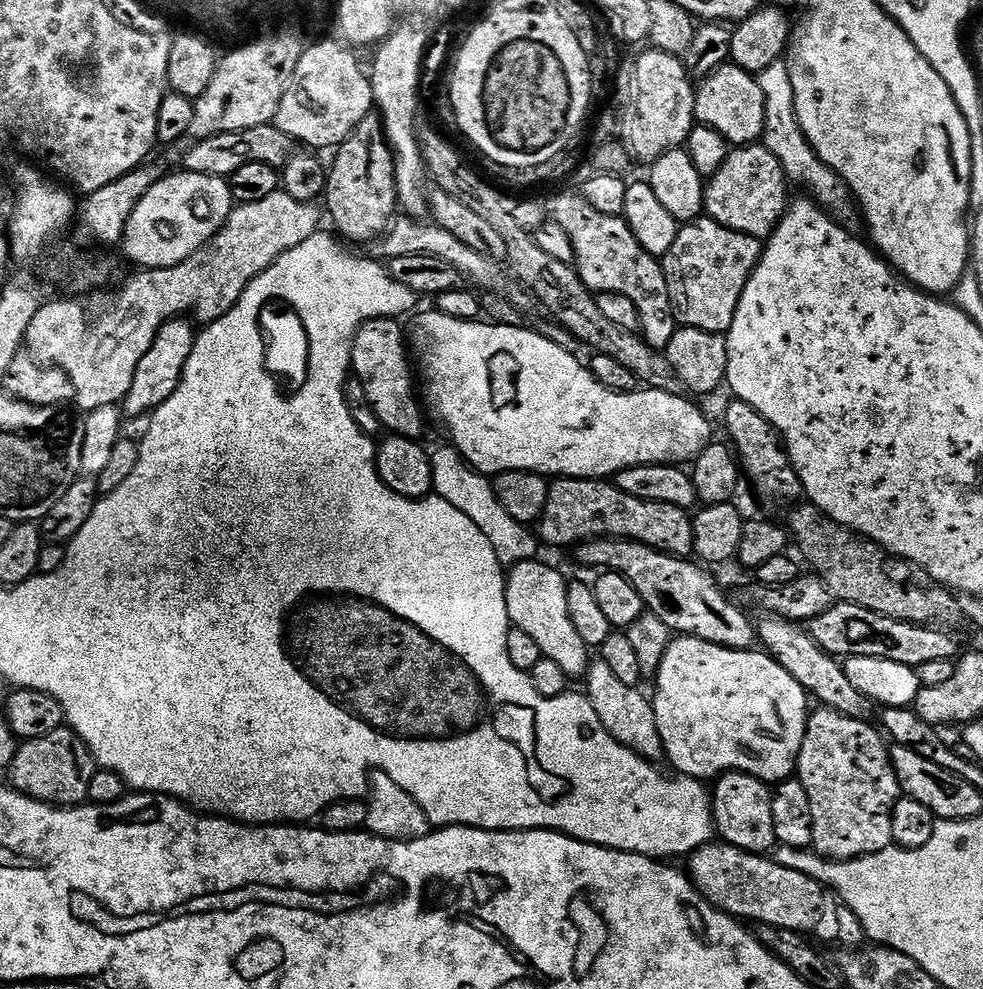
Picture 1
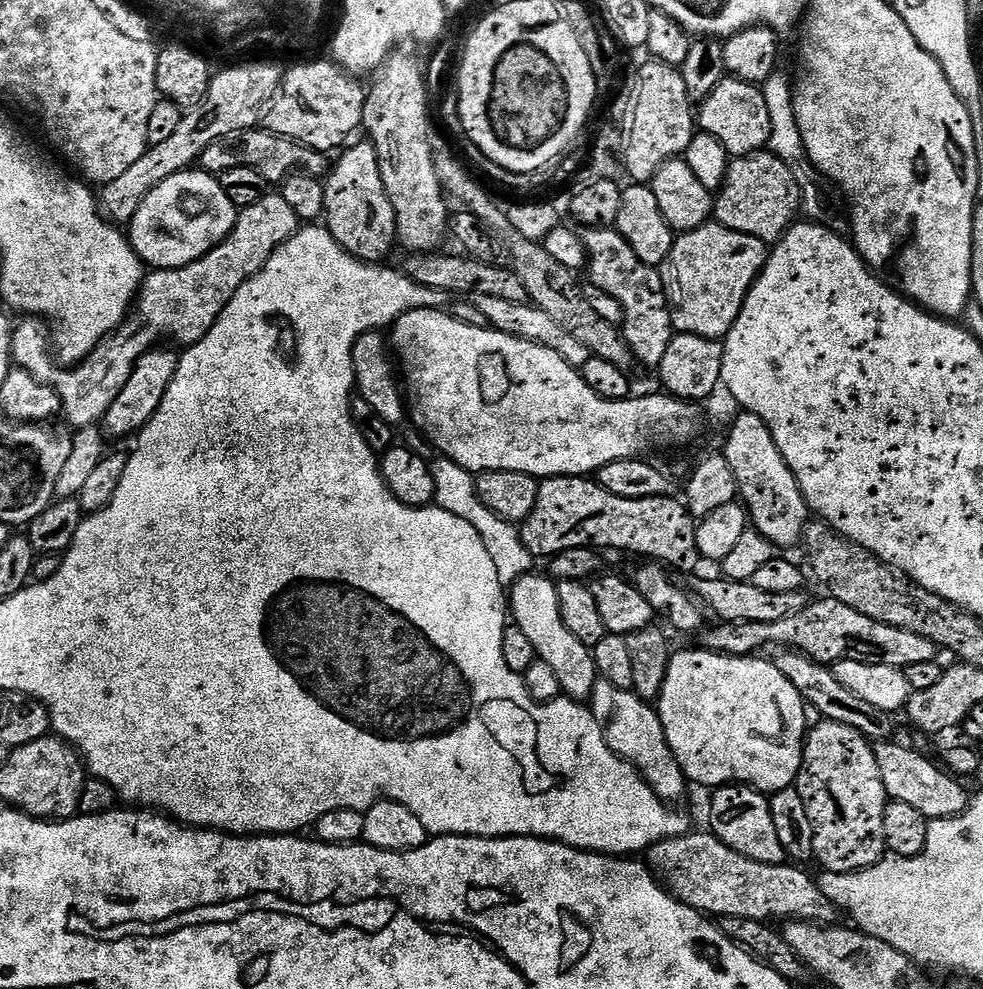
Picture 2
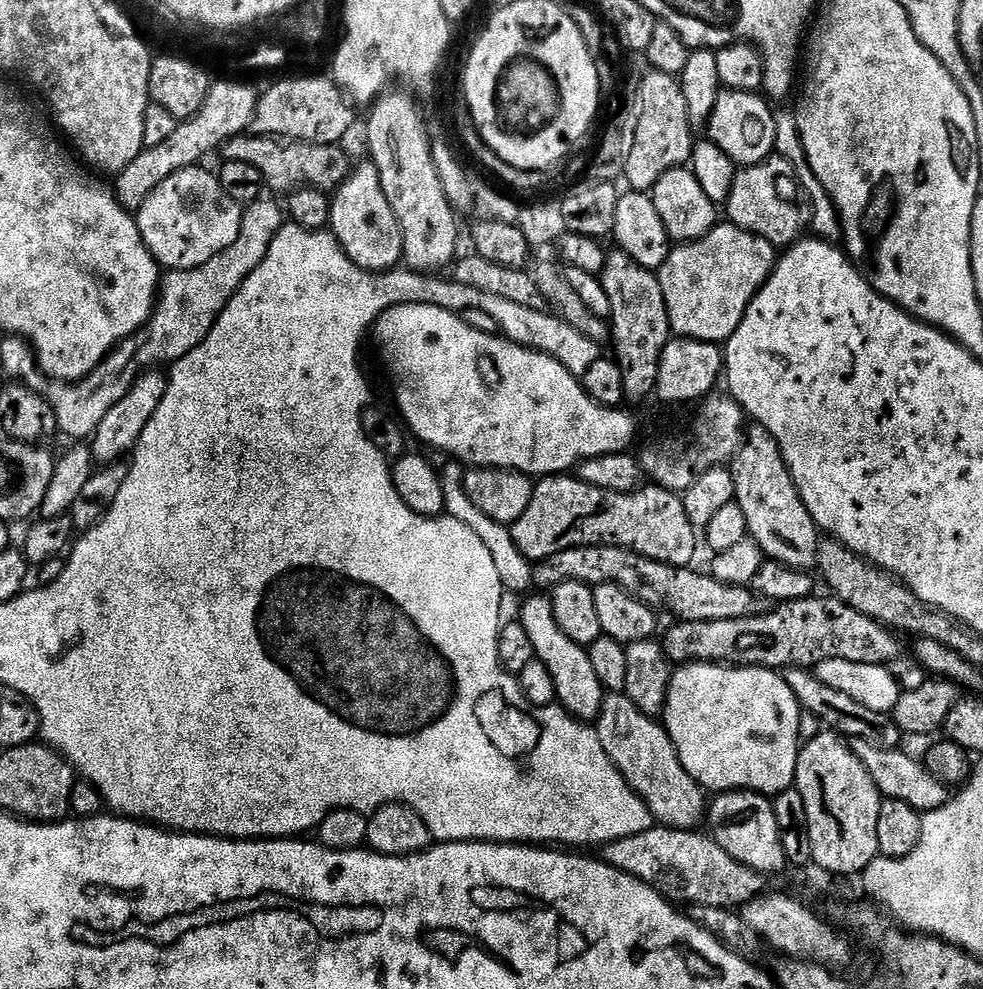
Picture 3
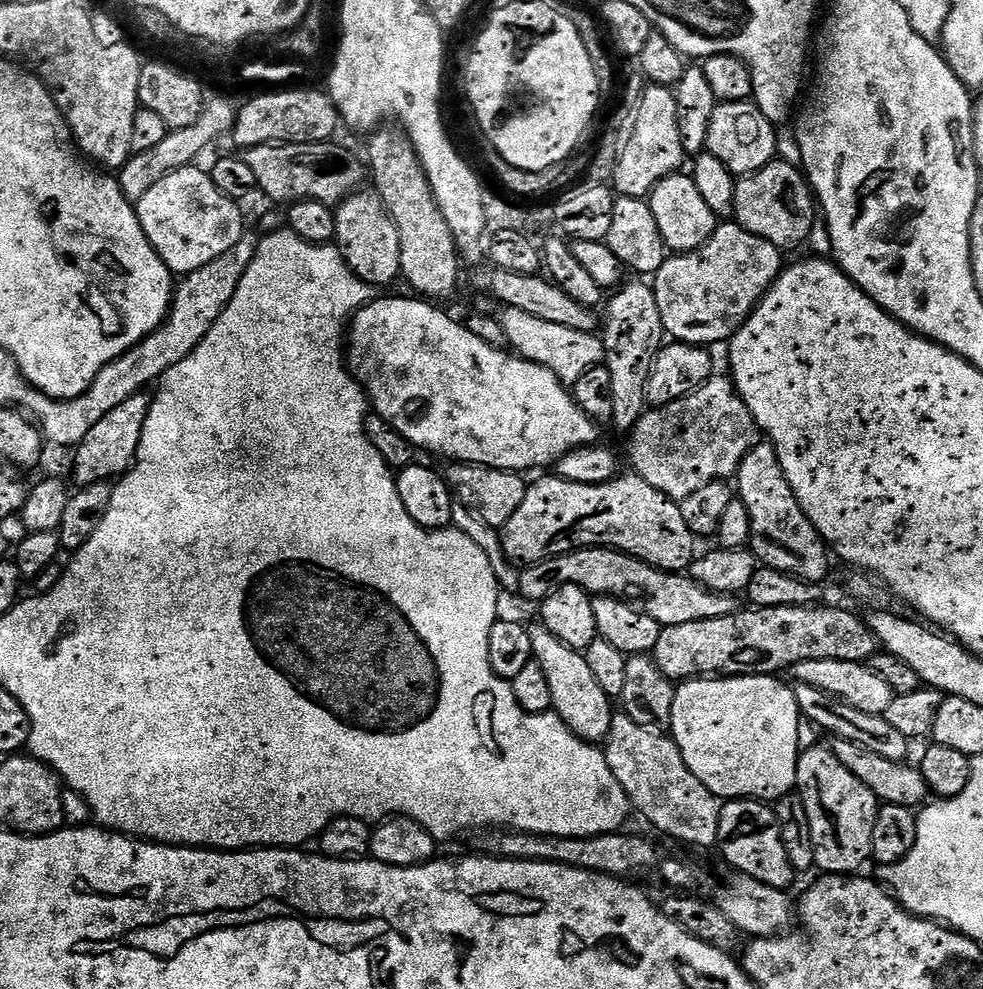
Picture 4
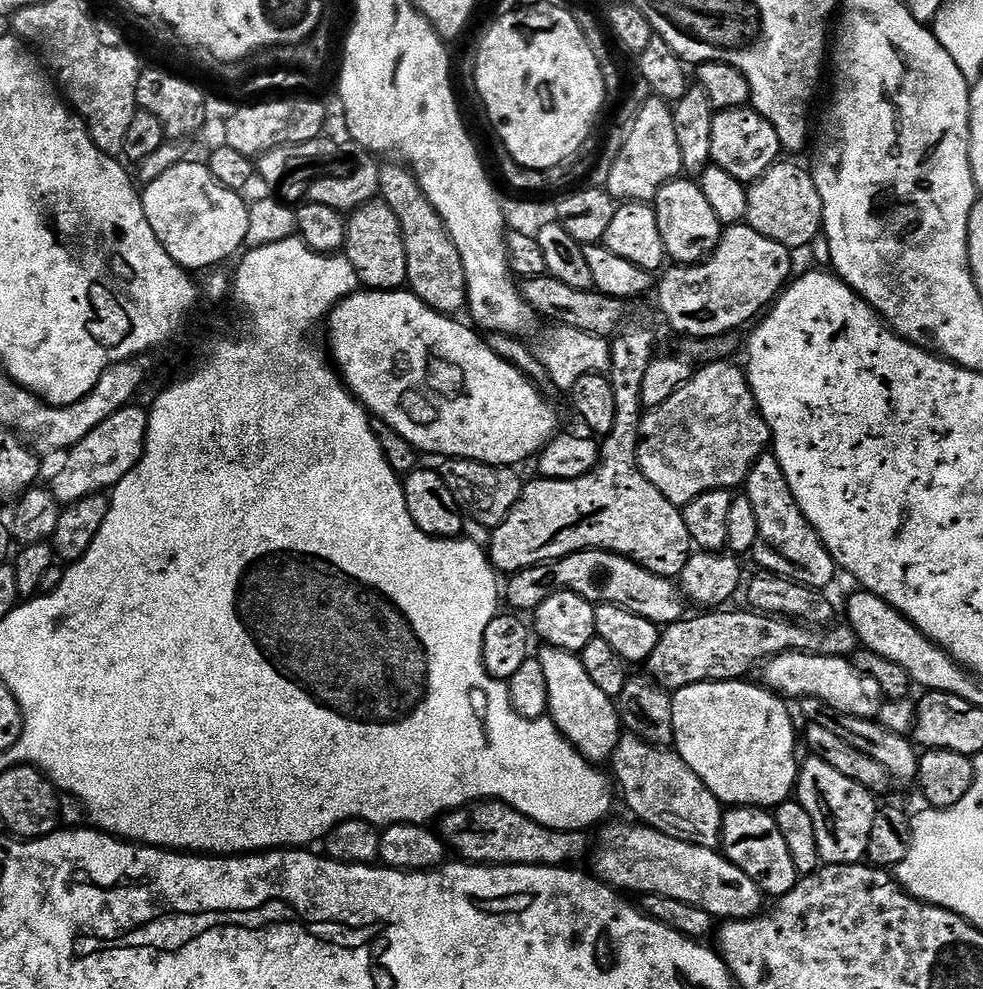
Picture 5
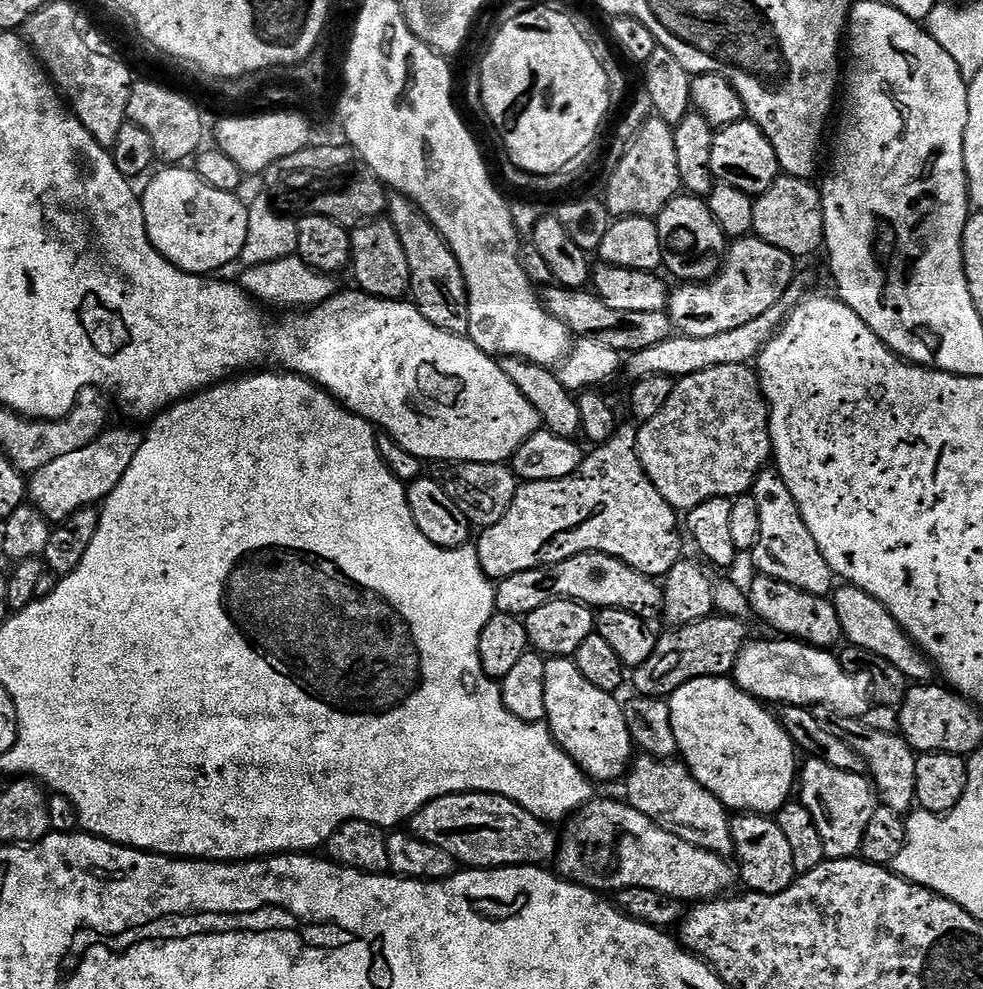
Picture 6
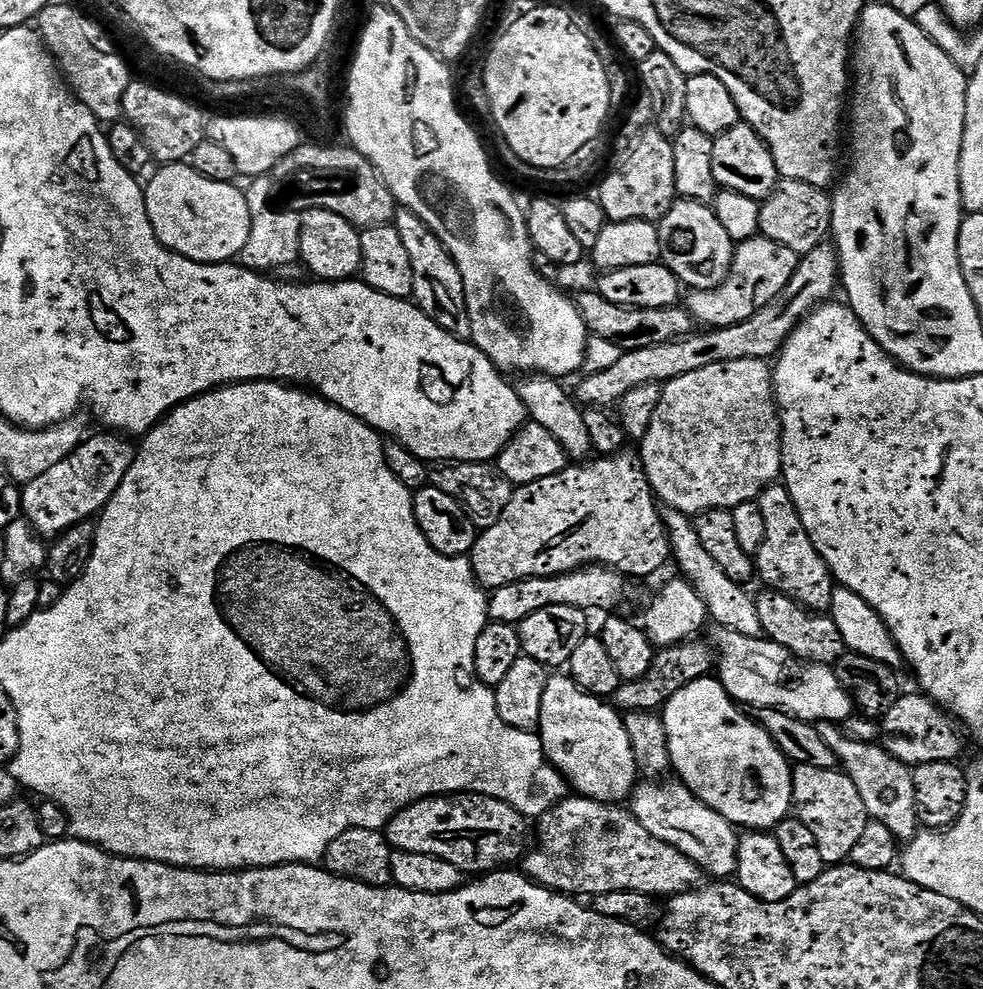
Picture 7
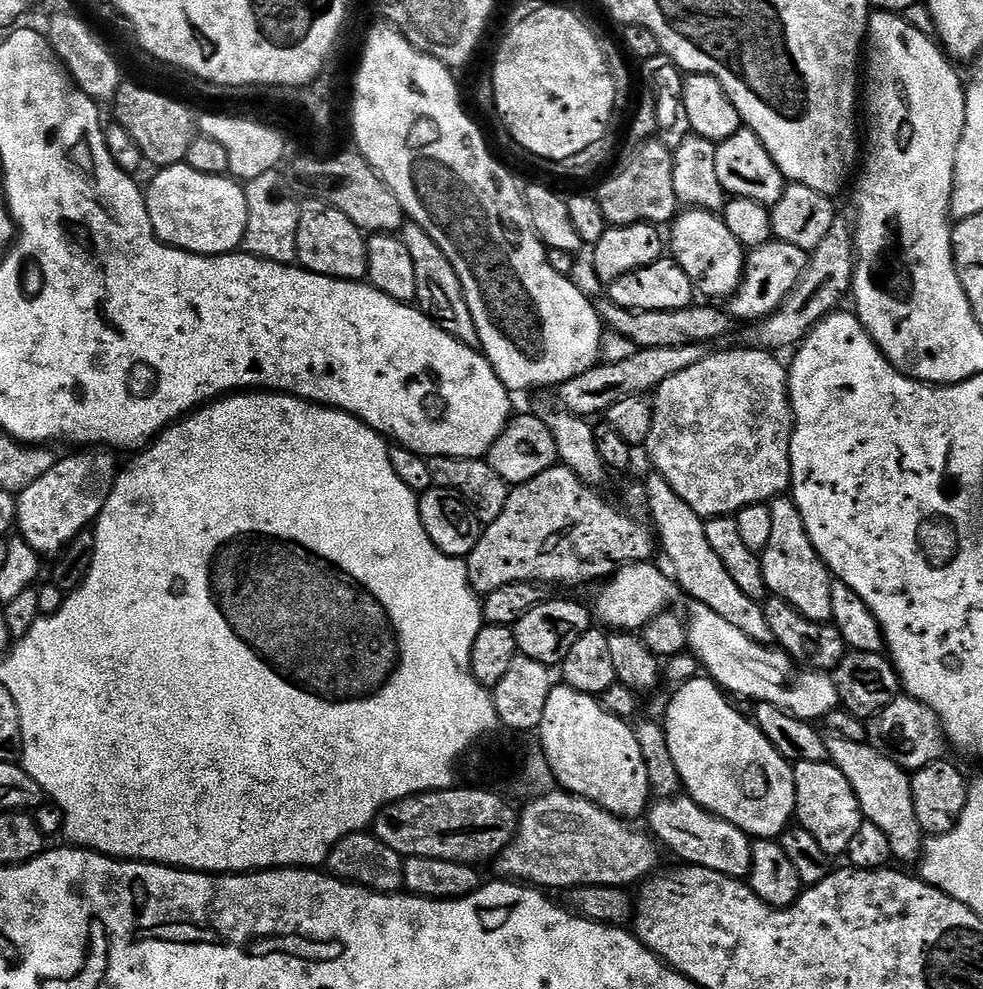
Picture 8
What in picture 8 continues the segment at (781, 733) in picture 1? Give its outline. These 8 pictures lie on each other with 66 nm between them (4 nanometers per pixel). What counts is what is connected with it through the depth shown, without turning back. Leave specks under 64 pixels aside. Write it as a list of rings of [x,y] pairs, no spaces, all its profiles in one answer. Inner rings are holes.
[[[712,679],[688,680],[673,692],[676,693],[664,712],[662,723],[666,742],[670,746],[670,758],[674,758],[674,766],[678,766],[683,791],[698,806],[738,826],[750,838],[771,840],[779,837],[793,823],[796,815],[793,765],[782,754],[778,754],[766,734],[762,734],[759,726],[752,723],[739,707],[728,704],[729,697]]]

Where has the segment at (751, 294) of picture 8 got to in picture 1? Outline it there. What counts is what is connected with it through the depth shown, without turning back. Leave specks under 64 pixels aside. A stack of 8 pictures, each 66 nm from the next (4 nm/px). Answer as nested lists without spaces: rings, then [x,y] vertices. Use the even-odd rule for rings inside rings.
[[[701,218],[685,223],[678,238],[674,238],[674,246],[662,260],[677,325],[707,332],[727,333],[734,322],[734,310],[738,310],[742,290],[746,290],[746,282],[752,277],[752,272],[760,261],[761,251],[762,244],[757,237],[730,230],[714,219]]]

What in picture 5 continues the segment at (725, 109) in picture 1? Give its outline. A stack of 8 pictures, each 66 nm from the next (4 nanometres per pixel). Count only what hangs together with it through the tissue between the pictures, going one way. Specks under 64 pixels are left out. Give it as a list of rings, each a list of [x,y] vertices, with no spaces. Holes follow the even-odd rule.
[[[749,106],[746,108],[735,108],[725,112],[716,112],[713,115],[714,134],[710,138],[710,150],[712,151],[712,164],[715,167],[726,170],[738,178],[745,186],[753,180],[762,178],[766,170],[770,170],[773,164],[781,159],[782,149],[778,142],[778,134],[762,114]]]

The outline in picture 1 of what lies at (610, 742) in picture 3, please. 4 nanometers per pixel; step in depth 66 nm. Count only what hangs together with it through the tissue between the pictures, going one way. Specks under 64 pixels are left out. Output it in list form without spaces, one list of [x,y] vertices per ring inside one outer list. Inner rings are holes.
[[[599,658],[593,659],[591,663],[588,665],[588,671],[586,673],[586,681],[588,680],[588,689],[586,689],[586,695],[588,697],[588,701],[590,702],[590,706],[594,706],[594,714],[598,714],[598,722],[602,722],[602,726],[606,726],[606,730],[617,740],[618,743],[621,744],[623,748],[629,748],[631,752],[636,752],[638,755],[643,758],[643,760],[650,760],[653,762],[660,762],[665,759],[664,755],[664,747],[662,746],[662,738],[658,734],[658,722],[656,721],[656,715],[654,714],[654,710],[652,709],[652,701],[646,695],[643,696],[643,691],[640,688],[631,688],[630,686],[625,686],[621,680],[610,670],[610,666],[606,664],[604,660]]]

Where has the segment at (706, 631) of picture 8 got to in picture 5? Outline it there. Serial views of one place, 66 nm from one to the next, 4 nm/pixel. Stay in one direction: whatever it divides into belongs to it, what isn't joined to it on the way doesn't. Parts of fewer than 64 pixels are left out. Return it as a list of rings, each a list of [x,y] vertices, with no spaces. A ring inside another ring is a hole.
[[[783,652],[781,656],[773,656],[771,660],[767,661],[763,665],[762,671],[764,671],[765,680],[763,683],[781,697],[796,696],[795,698],[803,698],[809,696],[810,698],[818,698],[822,702],[834,706],[834,710],[842,710],[842,714],[854,714],[858,718],[876,719],[878,710],[884,705],[886,699],[878,686],[878,682],[874,682],[874,678],[863,676],[852,665],[851,659],[843,656],[815,656],[813,652]]]

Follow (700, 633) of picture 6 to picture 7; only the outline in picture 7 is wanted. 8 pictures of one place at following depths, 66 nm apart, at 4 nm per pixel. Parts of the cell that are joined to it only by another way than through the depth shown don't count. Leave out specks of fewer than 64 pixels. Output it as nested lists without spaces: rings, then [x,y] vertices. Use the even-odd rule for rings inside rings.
[[[693,638],[669,648],[659,649],[650,670],[646,670],[646,674],[642,674],[636,680],[625,680],[620,683],[614,697],[615,707],[621,713],[638,710],[655,712],[663,709],[664,703],[674,694],[678,694],[682,686],[690,686],[690,682],[709,675],[717,667],[718,656],[711,643],[710,645],[703,644],[702,641],[703,639]]]

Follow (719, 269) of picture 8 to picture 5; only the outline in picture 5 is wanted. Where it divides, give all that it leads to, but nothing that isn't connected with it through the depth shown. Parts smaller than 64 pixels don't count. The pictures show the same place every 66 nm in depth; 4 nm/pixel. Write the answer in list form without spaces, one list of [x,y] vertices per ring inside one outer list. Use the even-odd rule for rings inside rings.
[[[681,178],[662,186],[656,195],[654,207],[667,259],[676,266],[707,261],[718,246],[722,226],[710,202],[706,202],[706,194],[702,194],[699,183],[692,178]]]

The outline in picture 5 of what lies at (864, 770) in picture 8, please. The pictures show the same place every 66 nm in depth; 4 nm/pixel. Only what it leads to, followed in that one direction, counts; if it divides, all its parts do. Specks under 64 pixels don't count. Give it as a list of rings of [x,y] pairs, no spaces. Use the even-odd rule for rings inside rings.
[[[803,697],[799,701],[800,712],[805,716],[805,721],[823,726],[825,730],[830,730],[830,734],[842,738],[842,742],[846,742],[850,746],[854,746],[854,750],[862,750],[866,754],[870,754],[870,758],[874,758],[874,762],[878,762],[878,766],[882,766],[888,771],[889,777],[893,781],[917,779],[919,770],[920,756],[915,743],[908,736],[899,736],[894,734],[894,730],[886,730],[886,726],[882,726],[879,720],[867,720],[866,718],[858,718],[854,714],[842,714],[842,710],[834,710],[834,706],[830,706],[826,702],[822,702],[818,698]]]

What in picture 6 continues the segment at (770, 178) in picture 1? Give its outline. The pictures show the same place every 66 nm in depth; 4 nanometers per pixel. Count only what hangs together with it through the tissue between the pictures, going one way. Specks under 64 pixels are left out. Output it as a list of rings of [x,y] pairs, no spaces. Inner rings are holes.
[[[781,174],[766,191],[753,199],[752,232],[756,239],[786,250],[794,258],[821,251],[824,243],[824,211],[819,187],[807,179]]]

